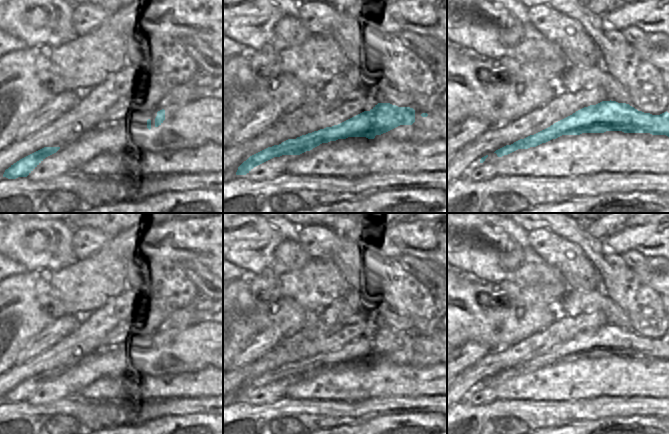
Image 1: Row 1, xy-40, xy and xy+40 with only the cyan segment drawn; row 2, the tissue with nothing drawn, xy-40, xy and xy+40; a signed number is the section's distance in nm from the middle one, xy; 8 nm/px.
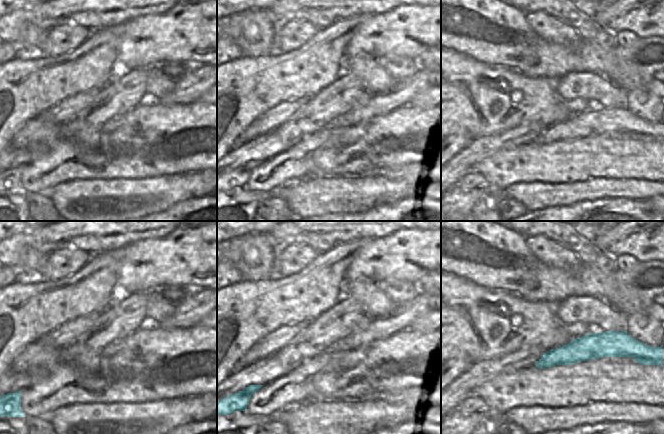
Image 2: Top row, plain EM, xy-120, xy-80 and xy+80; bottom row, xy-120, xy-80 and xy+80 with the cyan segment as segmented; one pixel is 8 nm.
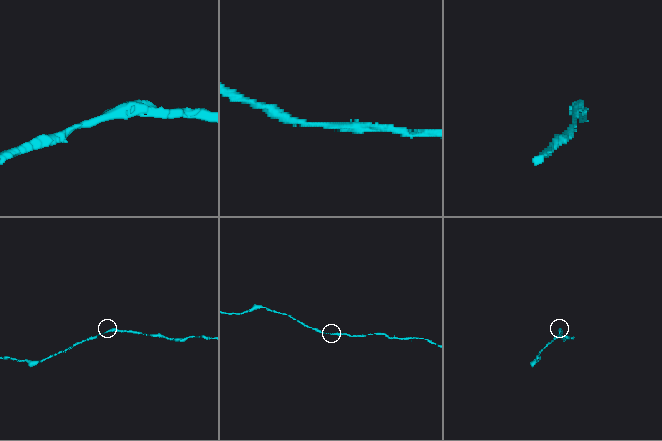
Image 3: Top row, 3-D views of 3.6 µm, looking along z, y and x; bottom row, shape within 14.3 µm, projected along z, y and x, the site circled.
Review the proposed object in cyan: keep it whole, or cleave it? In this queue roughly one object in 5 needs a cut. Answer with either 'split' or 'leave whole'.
leave whole

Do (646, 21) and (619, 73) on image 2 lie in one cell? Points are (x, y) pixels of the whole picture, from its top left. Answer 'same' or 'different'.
different

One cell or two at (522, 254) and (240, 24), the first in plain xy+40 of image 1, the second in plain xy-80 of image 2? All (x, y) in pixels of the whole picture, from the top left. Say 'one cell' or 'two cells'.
one cell

